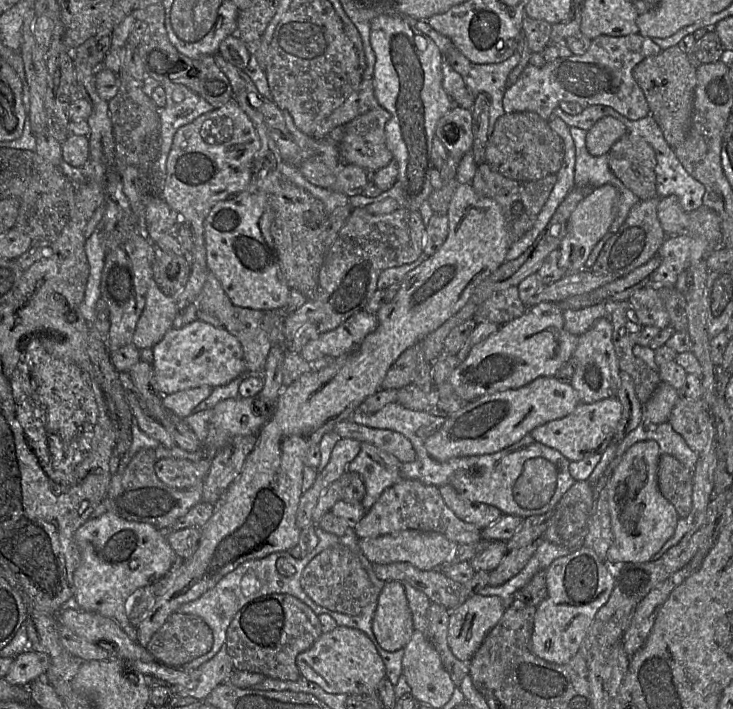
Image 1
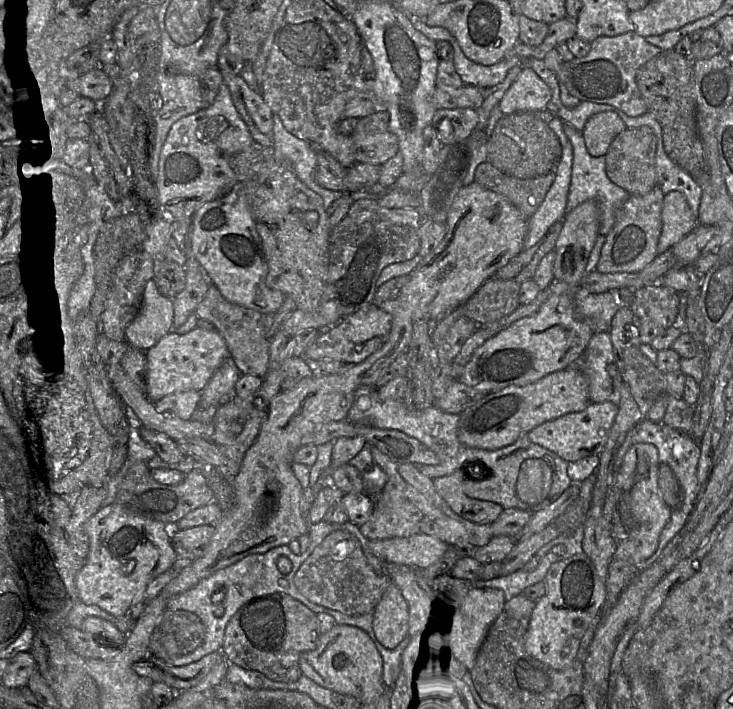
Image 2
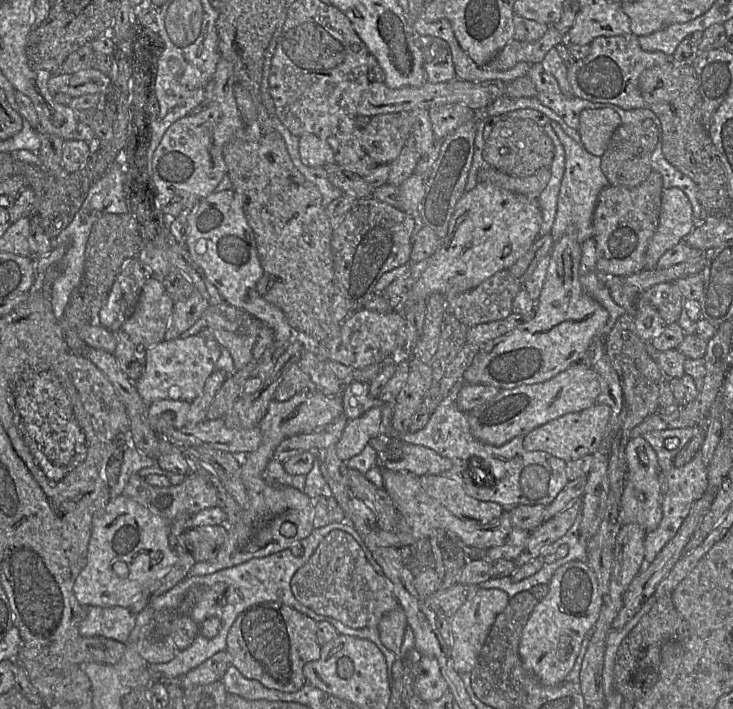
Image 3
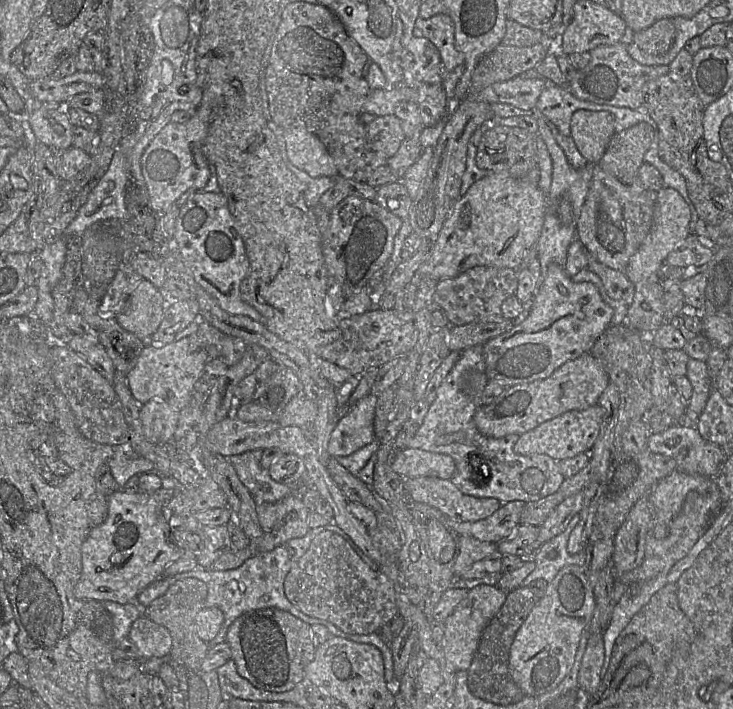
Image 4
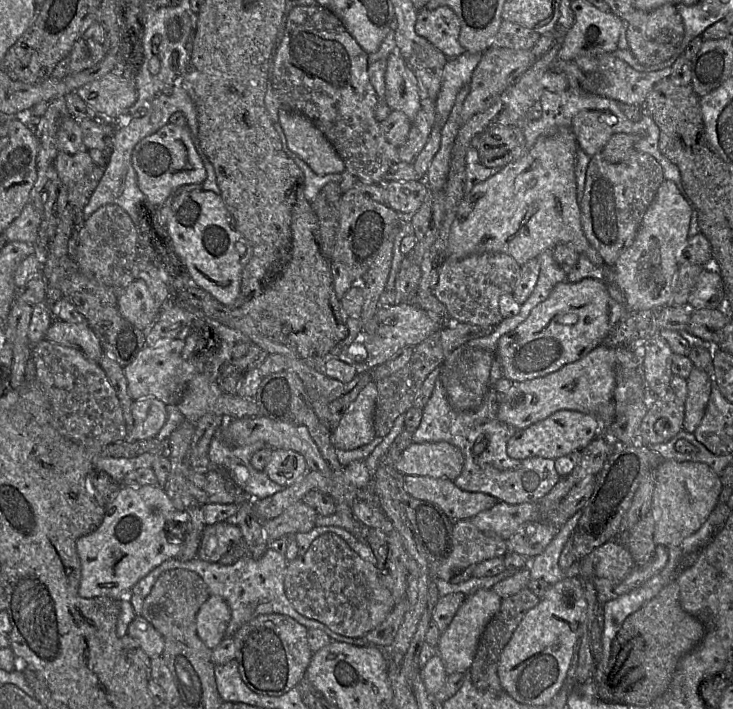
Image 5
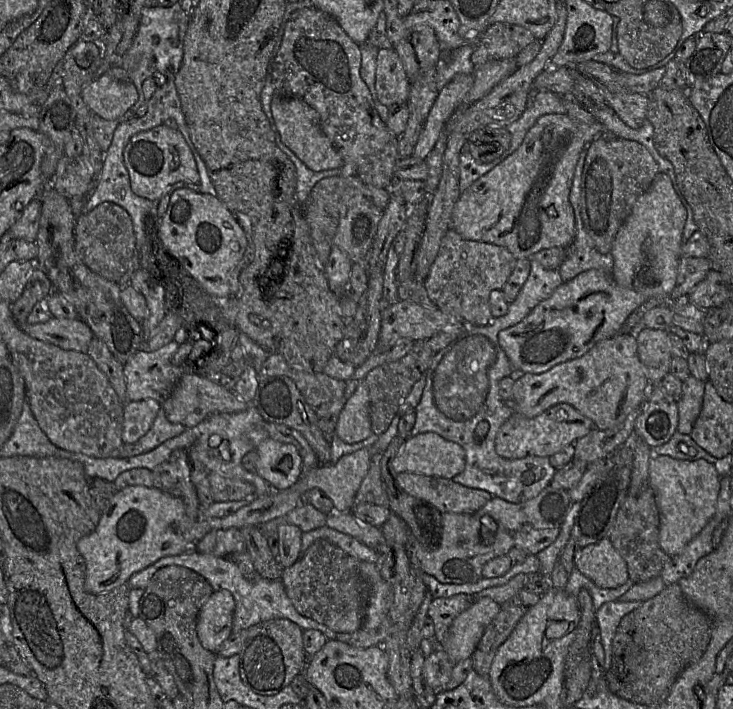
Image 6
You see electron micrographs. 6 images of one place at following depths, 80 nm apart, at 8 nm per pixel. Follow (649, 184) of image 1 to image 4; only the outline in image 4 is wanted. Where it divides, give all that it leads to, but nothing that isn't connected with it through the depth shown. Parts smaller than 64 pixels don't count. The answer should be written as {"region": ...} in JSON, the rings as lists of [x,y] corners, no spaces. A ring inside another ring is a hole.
{"region":[[[639,122],[630,128],[615,132],[598,164],[606,173],[614,176],[620,182],[630,184],[644,163],[644,155],[649,149],[653,137],[654,130],[647,122]]]}

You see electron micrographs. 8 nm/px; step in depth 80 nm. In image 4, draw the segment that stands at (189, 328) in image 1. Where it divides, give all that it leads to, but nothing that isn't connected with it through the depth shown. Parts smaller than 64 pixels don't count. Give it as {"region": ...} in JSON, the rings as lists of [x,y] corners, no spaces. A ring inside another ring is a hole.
{"region":[[[189,336],[162,347],[147,345],[136,366],[126,374],[129,388],[140,404],[150,400],[163,400],[181,411],[190,404],[194,385],[202,376],[209,360],[205,349],[193,345]]]}

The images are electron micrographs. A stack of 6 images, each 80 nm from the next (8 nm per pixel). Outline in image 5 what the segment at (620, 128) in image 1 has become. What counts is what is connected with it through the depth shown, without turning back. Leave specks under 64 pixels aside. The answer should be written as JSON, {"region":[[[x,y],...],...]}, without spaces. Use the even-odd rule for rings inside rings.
{"region":[[[581,110],[572,119],[572,130],[578,147],[589,157],[600,153],[613,134],[612,126],[617,122],[617,117],[609,112],[597,110]]]}

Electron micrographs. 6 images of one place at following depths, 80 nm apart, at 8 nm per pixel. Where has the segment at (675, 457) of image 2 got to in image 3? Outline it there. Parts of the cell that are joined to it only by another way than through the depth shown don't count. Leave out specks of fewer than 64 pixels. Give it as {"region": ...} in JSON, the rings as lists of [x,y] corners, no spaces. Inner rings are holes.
{"region":[[[695,427],[674,428],[656,430],[645,433],[642,437],[655,450],[658,457],[660,468],[660,485],[663,496],[662,511],[663,516],[659,526],[646,534],[645,538],[645,556],[642,564],[642,570],[647,569],[655,560],[657,555],[662,551],[666,544],[676,535],[684,520],[687,518],[692,505],[700,499],[705,493],[708,486],[708,465],[703,463],[703,454],[701,448],[690,462],[684,466],[677,468],[674,466],[674,458],[679,453],[679,450],[669,450],[665,447],[665,441],[668,438],[678,438],[680,450],[690,442],[695,435]],[[663,473],[663,478],[662,478]]]}

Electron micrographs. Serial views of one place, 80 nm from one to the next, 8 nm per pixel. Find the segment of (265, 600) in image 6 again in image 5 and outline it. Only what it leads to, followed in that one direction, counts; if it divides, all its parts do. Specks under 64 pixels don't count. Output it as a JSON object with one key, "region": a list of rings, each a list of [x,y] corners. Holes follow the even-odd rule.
{"region":[[[270,547],[261,558],[255,559],[251,556],[249,558],[241,558],[233,565],[223,565],[219,562],[207,562],[200,558],[195,558],[190,561],[170,559],[148,573],[132,588],[131,591],[133,594],[140,595],[144,599],[150,594],[156,580],[162,573],[172,569],[193,571],[203,578],[208,585],[211,595],[222,597],[230,607],[231,618],[225,632],[225,638],[233,637],[239,628],[257,616],[283,614],[293,618],[307,629],[319,629],[324,631],[331,640],[356,644],[356,646],[376,646],[367,644],[363,638],[349,638],[339,635],[331,631],[326,625],[301,615],[292,606],[285,593],[284,579],[288,563],[285,554],[273,550]]]}

